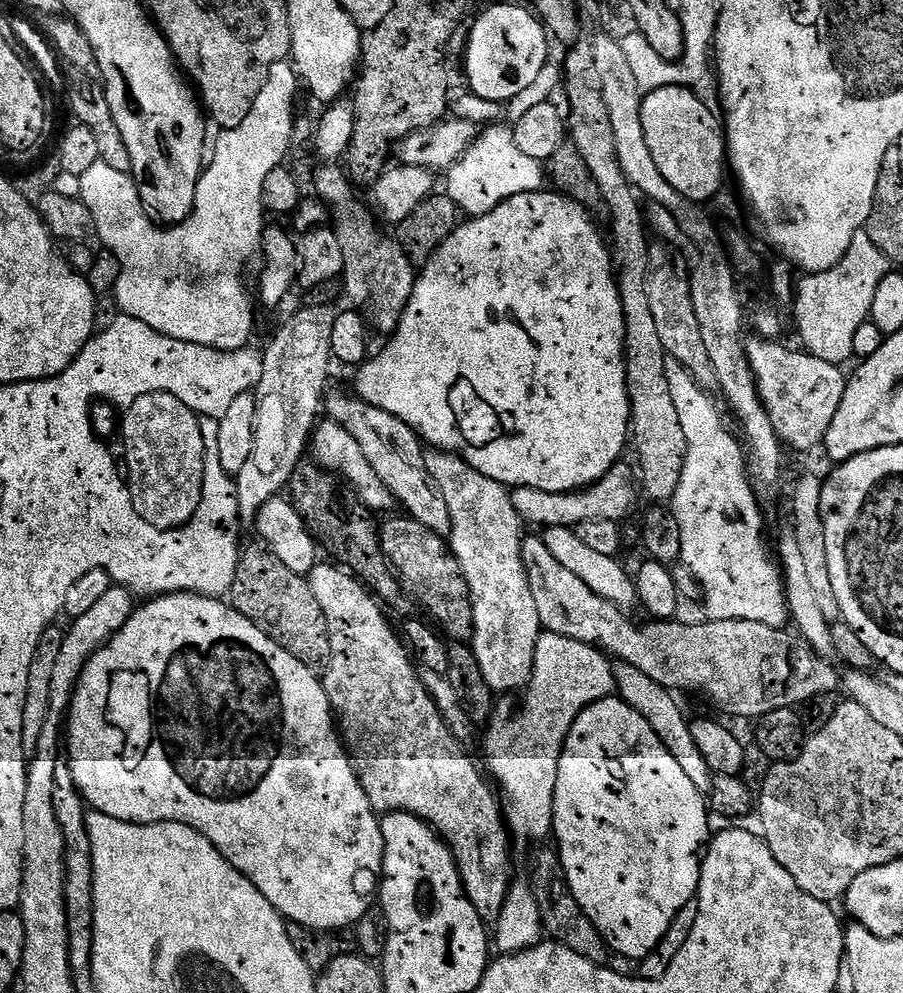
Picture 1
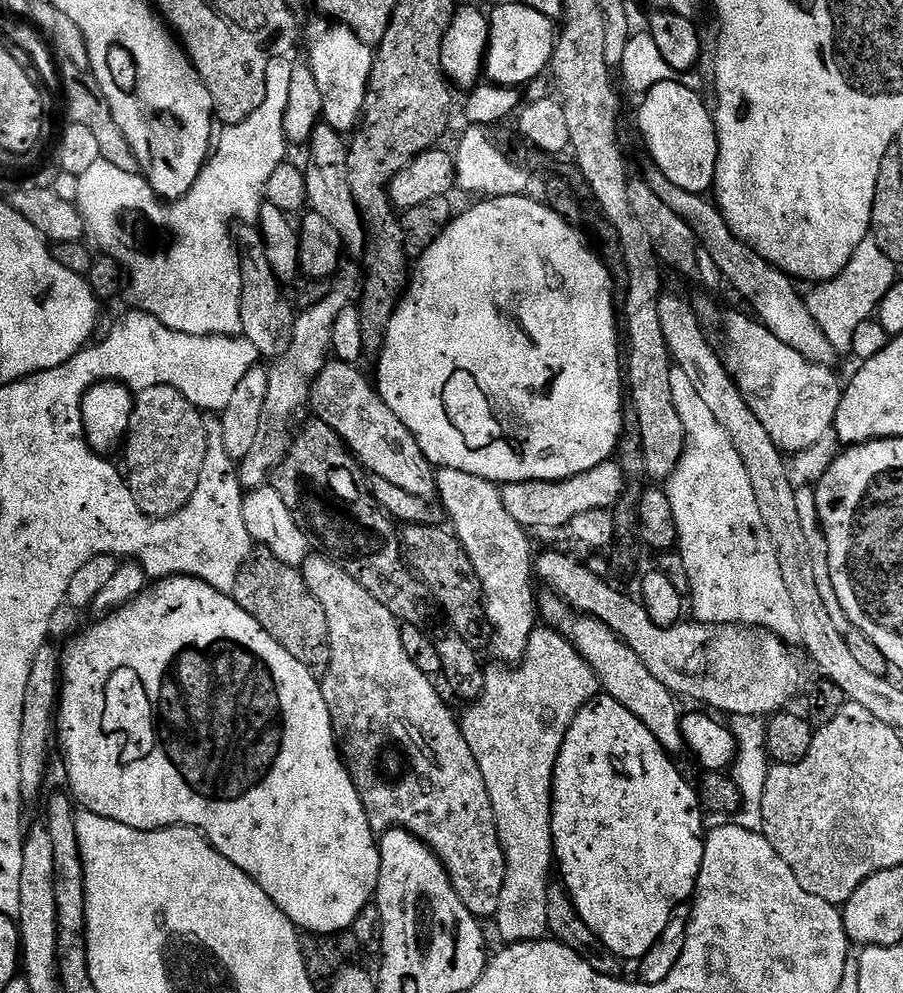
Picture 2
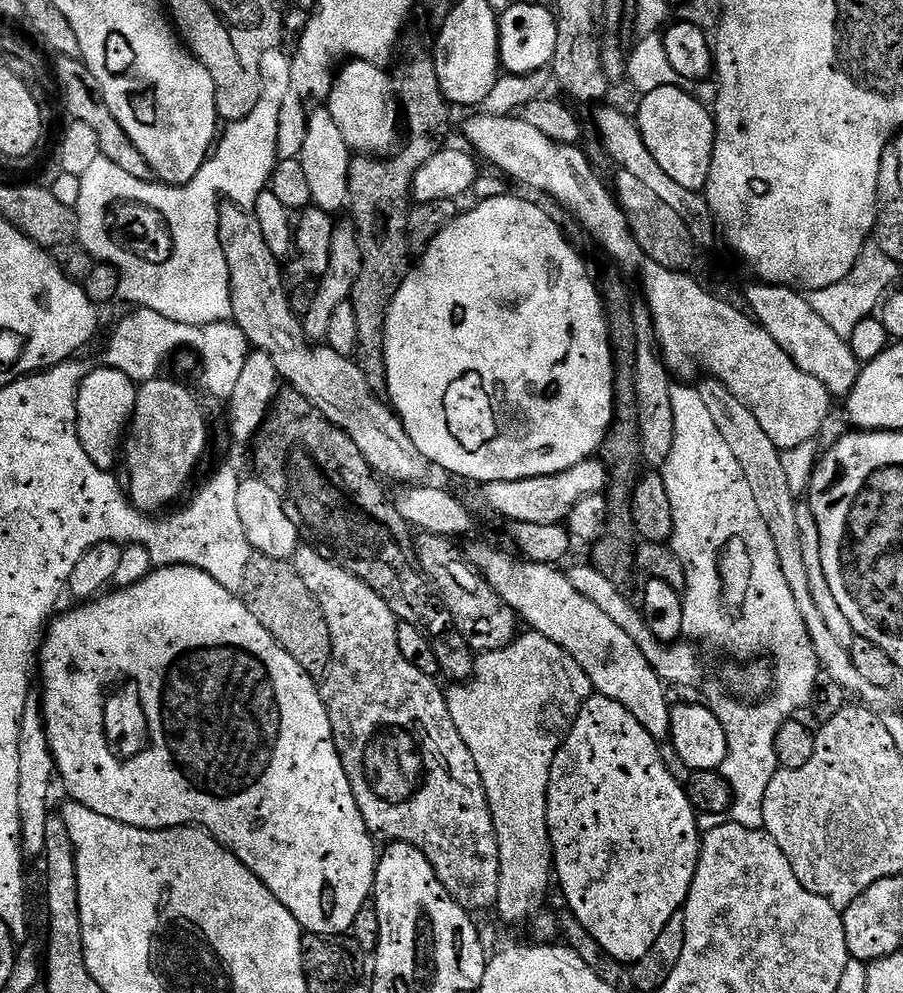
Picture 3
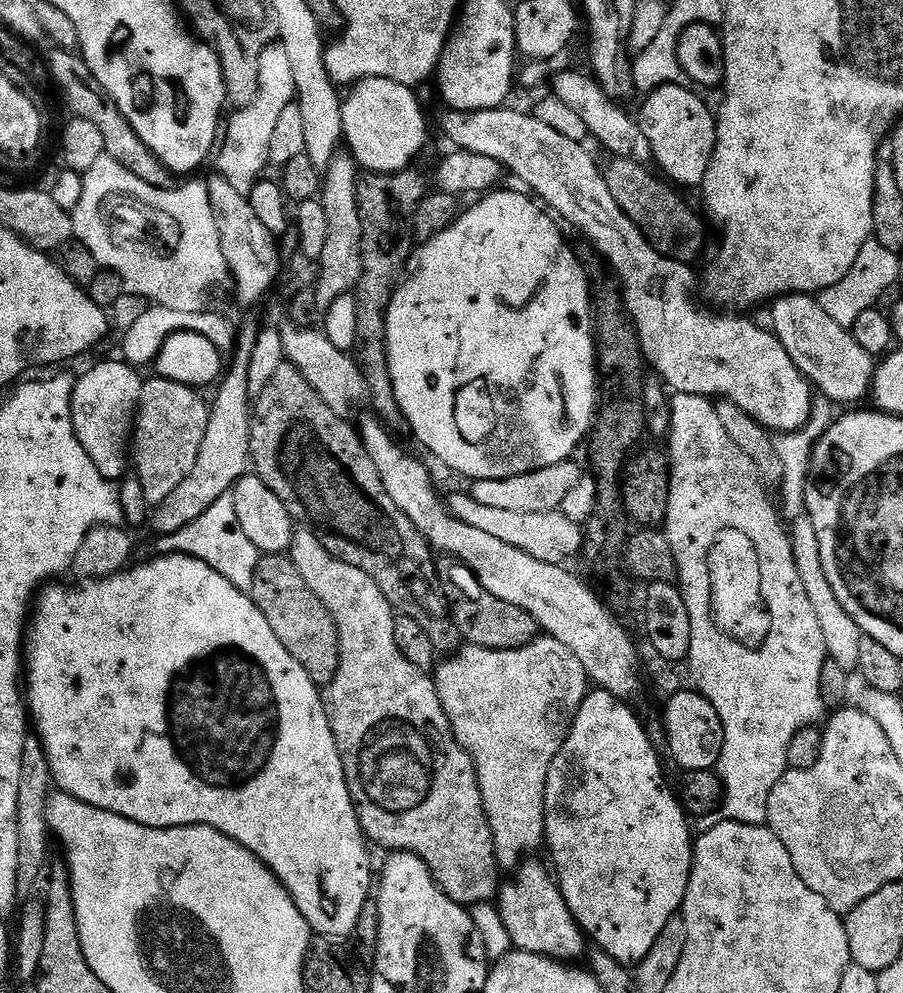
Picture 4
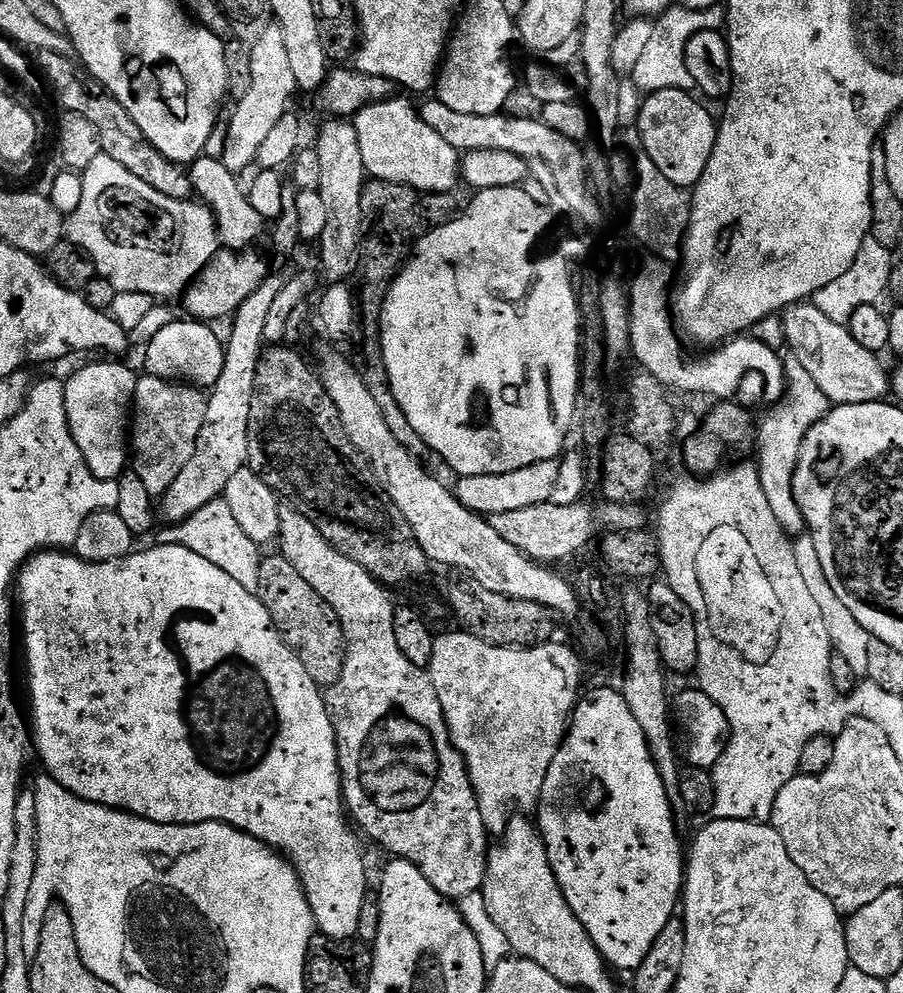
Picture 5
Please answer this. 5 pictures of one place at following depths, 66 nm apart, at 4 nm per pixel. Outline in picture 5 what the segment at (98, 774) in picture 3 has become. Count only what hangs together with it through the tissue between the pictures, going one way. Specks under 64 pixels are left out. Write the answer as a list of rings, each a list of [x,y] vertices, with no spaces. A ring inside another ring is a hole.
[[[175,542],[160,544],[157,548],[144,548],[134,550],[129,556],[123,556],[110,562],[90,562],[83,560],[81,556],[73,554],[68,550],[45,550],[37,552],[31,556],[18,573],[18,579],[14,585],[14,596],[18,601],[18,624],[24,627],[24,660],[28,663],[28,696],[32,699],[32,716],[30,712],[30,732],[34,737],[34,748],[40,751],[40,760],[44,763],[43,771],[52,776],[68,792],[73,792],[78,798],[86,802],[101,804],[107,808],[118,808],[122,812],[131,812],[134,816],[141,816],[150,822],[159,824],[205,824],[206,822],[222,822],[258,838],[269,848],[276,849],[290,861],[293,868],[300,876],[300,885],[304,888],[304,893],[308,899],[310,910],[316,919],[316,927],[323,935],[335,940],[351,940],[356,936],[358,930],[358,914],[362,910],[364,896],[370,891],[368,876],[364,873],[364,852],[360,849],[360,844],[356,841],[357,833],[346,815],[346,805],[344,803],[344,790],[340,779],[340,763],[336,753],[336,735],[334,726],[328,717],[328,708],[324,705],[325,693],[320,685],[306,674],[306,666],[298,662],[298,658],[288,649],[286,642],[278,634],[278,630],[272,621],[272,615],[262,606],[259,596],[256,593],[246,590],[236,579],[230,578],[226,570],[214,566],[214,562],[206,562],[202,554],[194,554],[186,546]]]

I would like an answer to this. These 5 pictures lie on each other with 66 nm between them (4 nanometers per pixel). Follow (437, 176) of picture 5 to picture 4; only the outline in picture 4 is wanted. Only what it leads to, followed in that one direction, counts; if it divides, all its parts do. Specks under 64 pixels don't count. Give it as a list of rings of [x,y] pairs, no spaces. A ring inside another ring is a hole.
[[[366,77],[351,85],[352,93],[343,97],[341,106],[343,143],[353,160],[365,173],[401,172],[413,163],[412,159],[428,144],[428,120],[424,108],[413,89],[405,84],[378,77]]]

